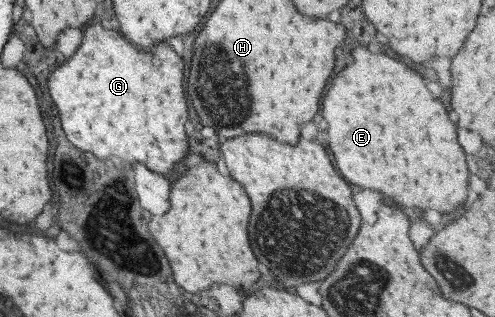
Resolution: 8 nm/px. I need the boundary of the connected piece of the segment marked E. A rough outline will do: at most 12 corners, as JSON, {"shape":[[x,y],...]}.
{"shape":[[363,47],[321,117],[349,183],[455,213],[469,169],[421,75]]}

